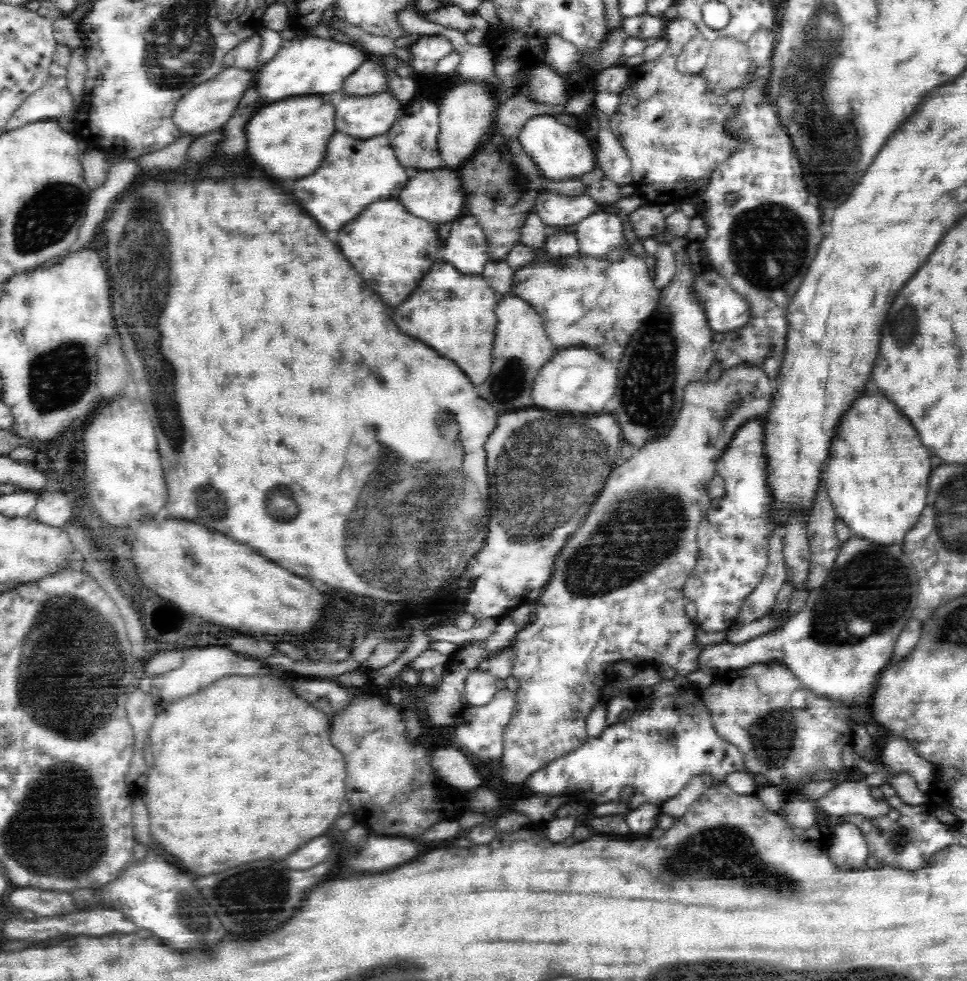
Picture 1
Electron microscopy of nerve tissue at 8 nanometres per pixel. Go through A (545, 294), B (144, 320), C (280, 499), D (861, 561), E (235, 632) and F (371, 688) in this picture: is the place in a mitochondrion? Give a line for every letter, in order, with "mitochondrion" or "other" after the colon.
A: other
B: mitochondrion
C: mitochondrion
D: mitochondrion
E: other
F: other

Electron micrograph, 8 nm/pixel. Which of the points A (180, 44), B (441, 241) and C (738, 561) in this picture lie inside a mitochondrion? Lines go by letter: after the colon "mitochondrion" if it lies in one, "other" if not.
A: mitochondrion
B: other
C: other

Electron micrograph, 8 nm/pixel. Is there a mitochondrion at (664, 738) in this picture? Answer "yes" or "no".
yes

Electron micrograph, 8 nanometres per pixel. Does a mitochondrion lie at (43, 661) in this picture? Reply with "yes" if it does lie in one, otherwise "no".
no

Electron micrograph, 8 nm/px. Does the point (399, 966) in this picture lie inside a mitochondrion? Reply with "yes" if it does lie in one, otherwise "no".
yes

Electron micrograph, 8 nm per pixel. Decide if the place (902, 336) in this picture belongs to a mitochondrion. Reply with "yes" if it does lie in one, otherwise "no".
yes

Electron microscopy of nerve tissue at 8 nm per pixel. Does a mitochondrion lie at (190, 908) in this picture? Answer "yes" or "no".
yes

